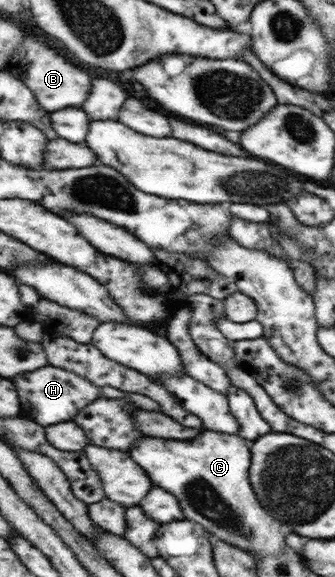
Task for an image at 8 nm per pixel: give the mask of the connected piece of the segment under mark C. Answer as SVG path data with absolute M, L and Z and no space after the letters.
M203 428L202 435L190 441L164 441L147 436L137 441L129 453L149 474L153 486L177 497L185 519L201 524L217 539L259 555L281 555L288 547L285 536L292 529L275 520L259 501L249 478L253 453L250 444L237 434L228 435Z

